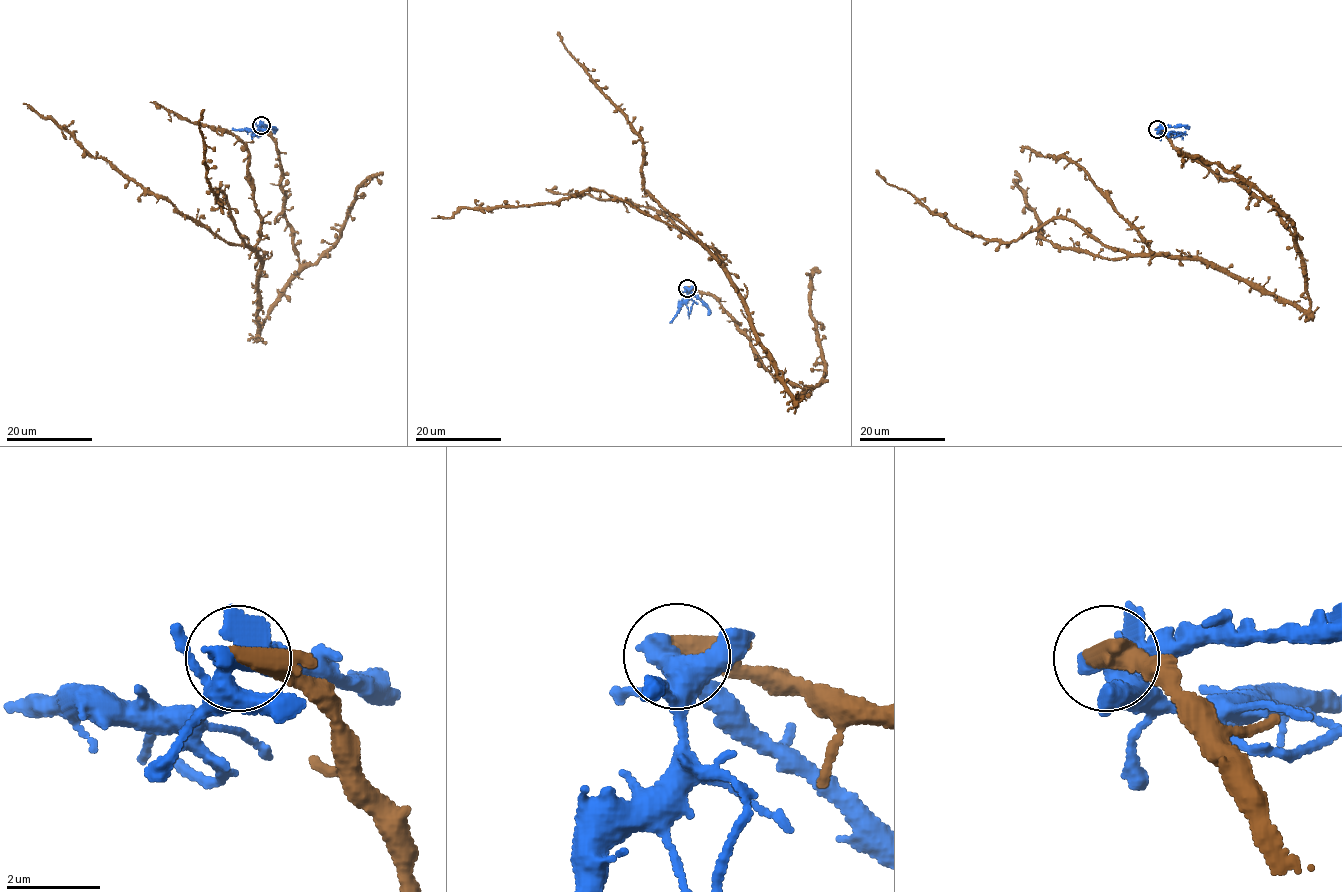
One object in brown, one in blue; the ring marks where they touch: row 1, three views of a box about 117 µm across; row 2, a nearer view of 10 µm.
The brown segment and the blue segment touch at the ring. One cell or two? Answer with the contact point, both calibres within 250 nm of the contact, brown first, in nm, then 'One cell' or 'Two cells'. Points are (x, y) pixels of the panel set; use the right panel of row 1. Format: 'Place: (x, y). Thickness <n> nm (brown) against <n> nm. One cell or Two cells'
Place: (1157, 129). Thickness 480 nm (brown) against 380 nm. Two cells

